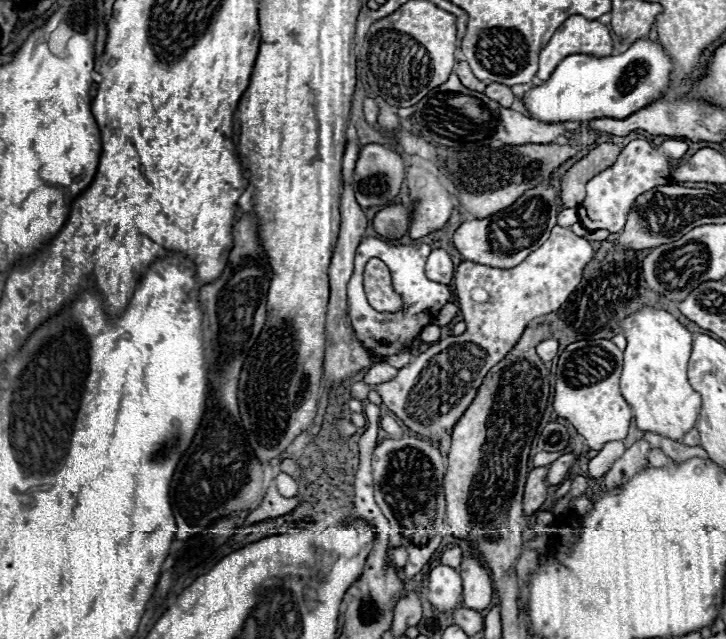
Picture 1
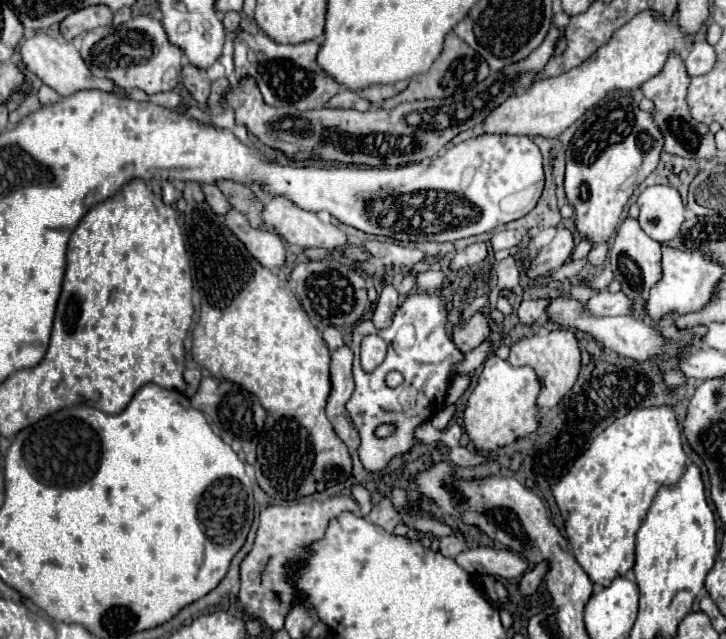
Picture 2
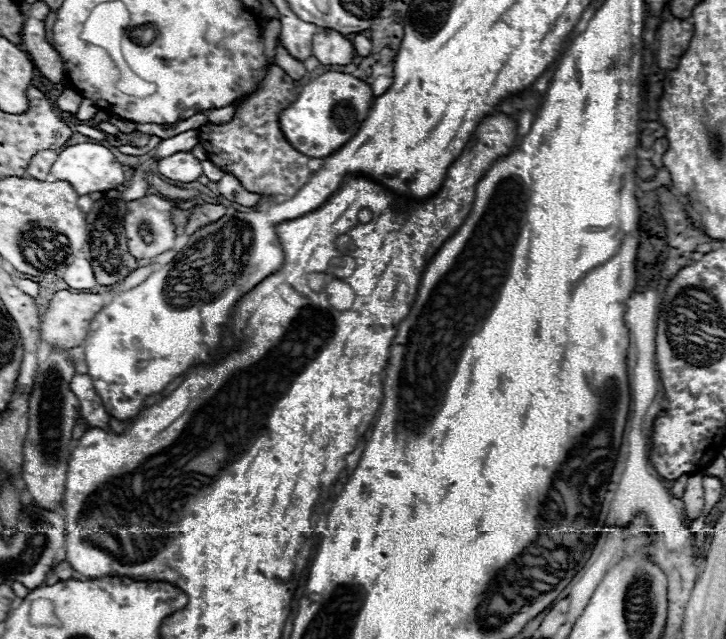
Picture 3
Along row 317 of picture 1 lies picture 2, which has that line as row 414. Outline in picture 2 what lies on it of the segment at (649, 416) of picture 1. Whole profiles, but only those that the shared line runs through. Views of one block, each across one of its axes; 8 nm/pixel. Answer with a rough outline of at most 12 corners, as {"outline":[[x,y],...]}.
{"outline":[[670,406],[598,434],[552,488],[572,552],[608,586],[686,470]]}

